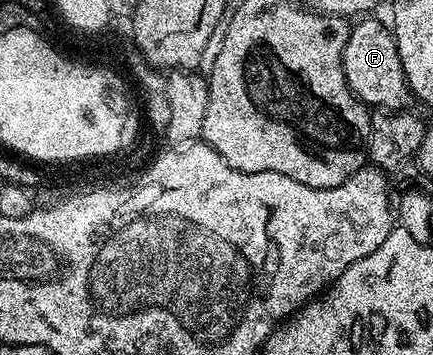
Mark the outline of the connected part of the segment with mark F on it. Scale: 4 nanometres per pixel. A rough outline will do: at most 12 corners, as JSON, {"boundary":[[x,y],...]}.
{"boundary":[[375,18],[352,27],[347,85],[375,110],[408,107],[394,31]]}

